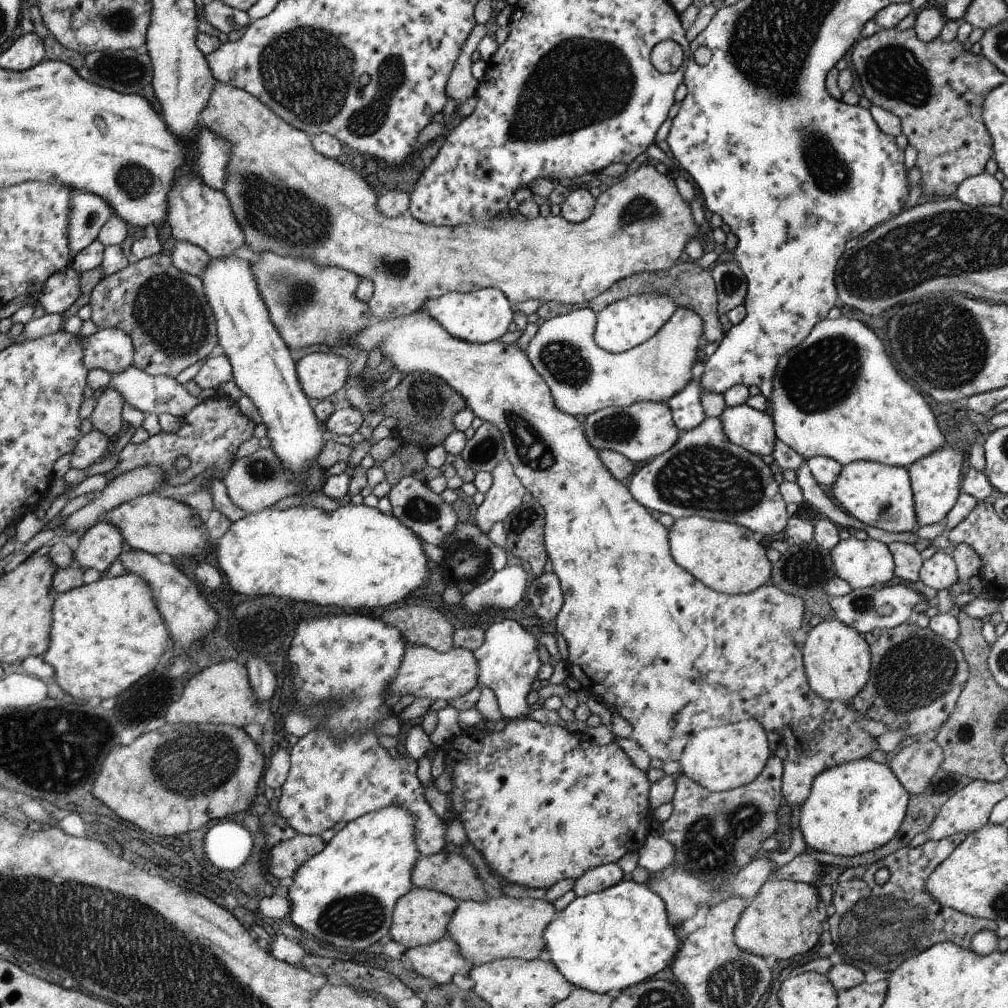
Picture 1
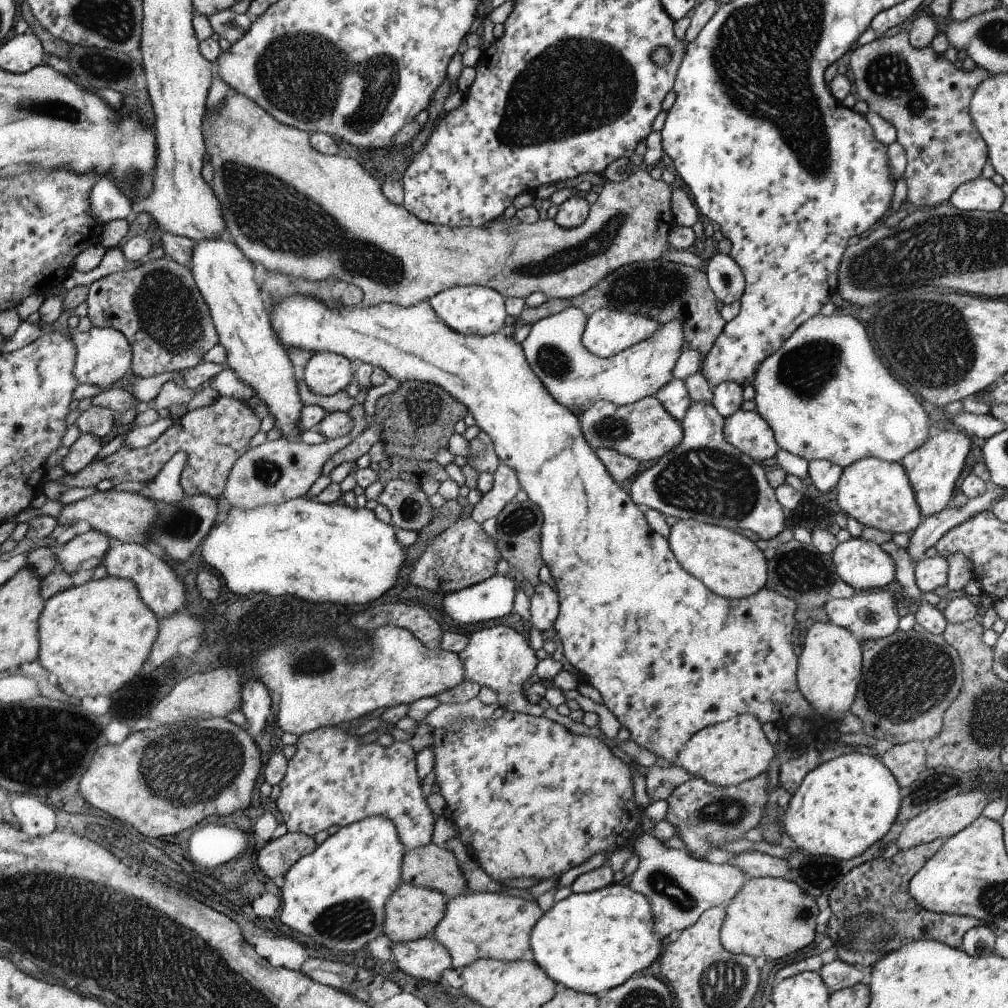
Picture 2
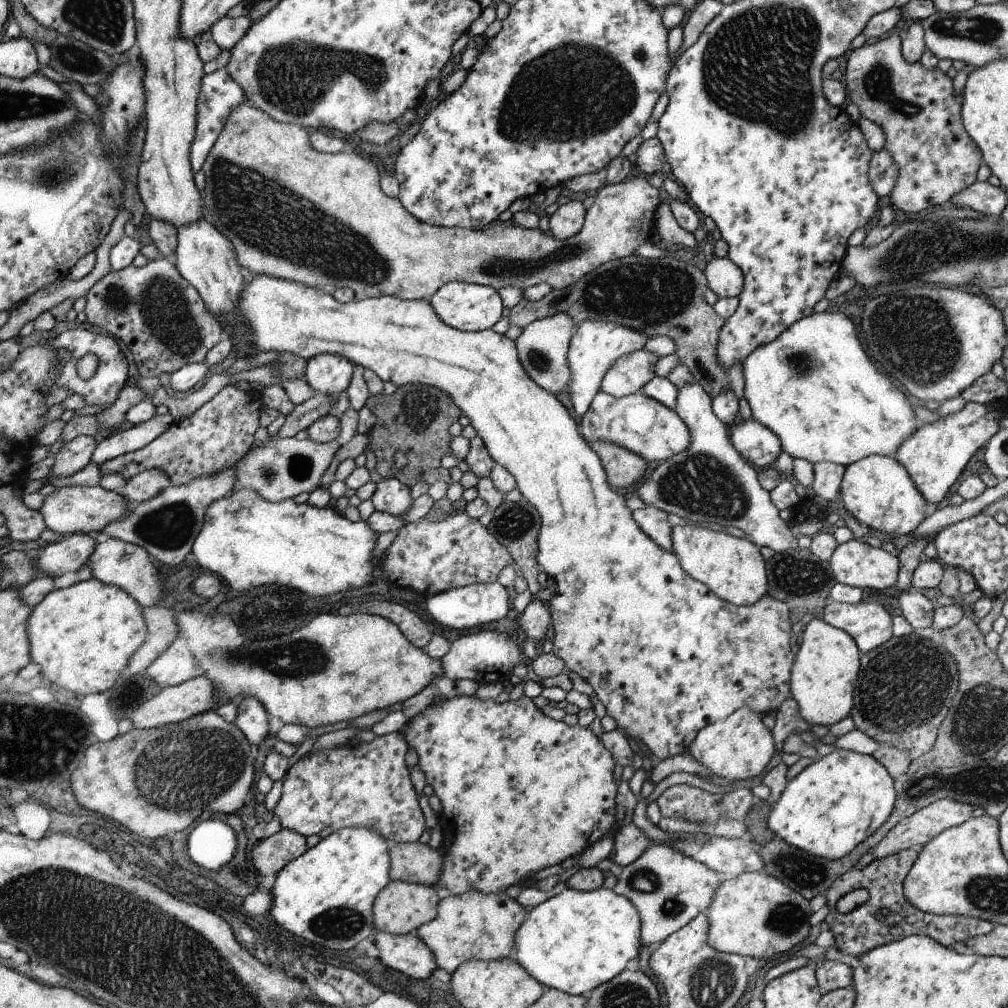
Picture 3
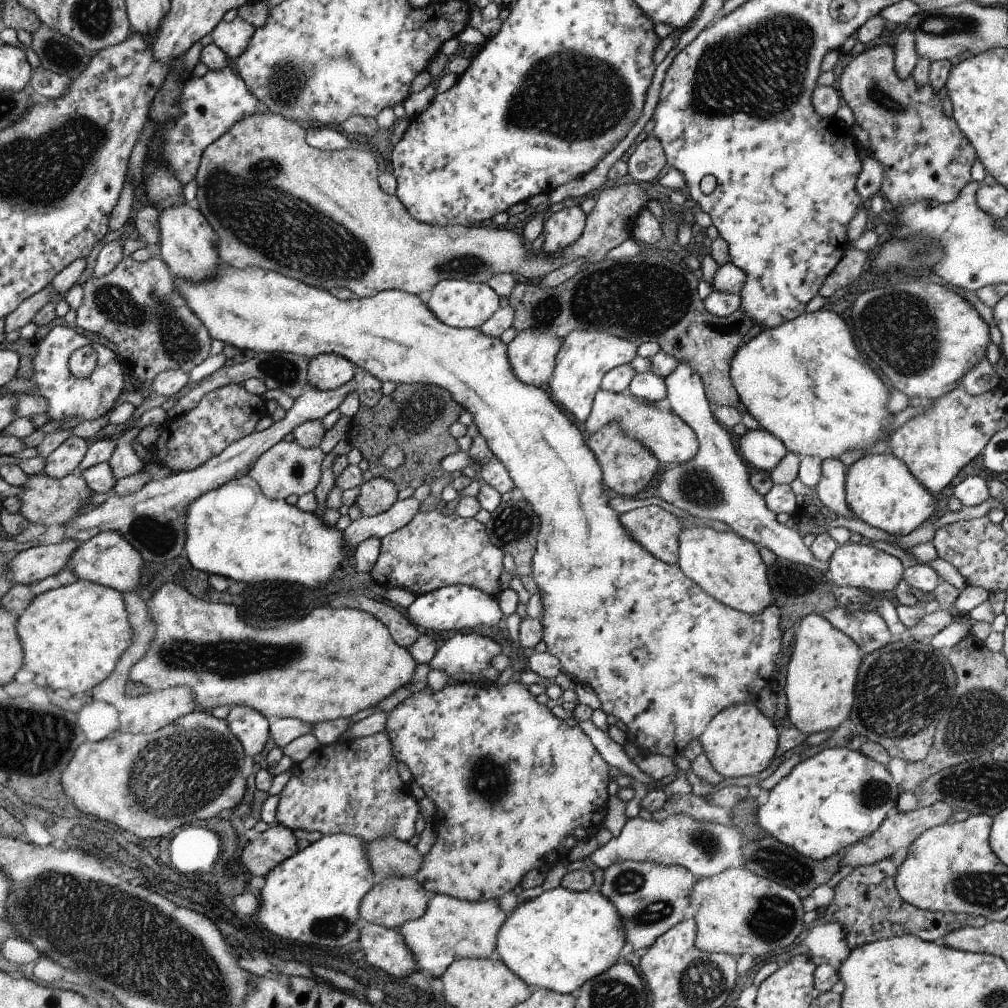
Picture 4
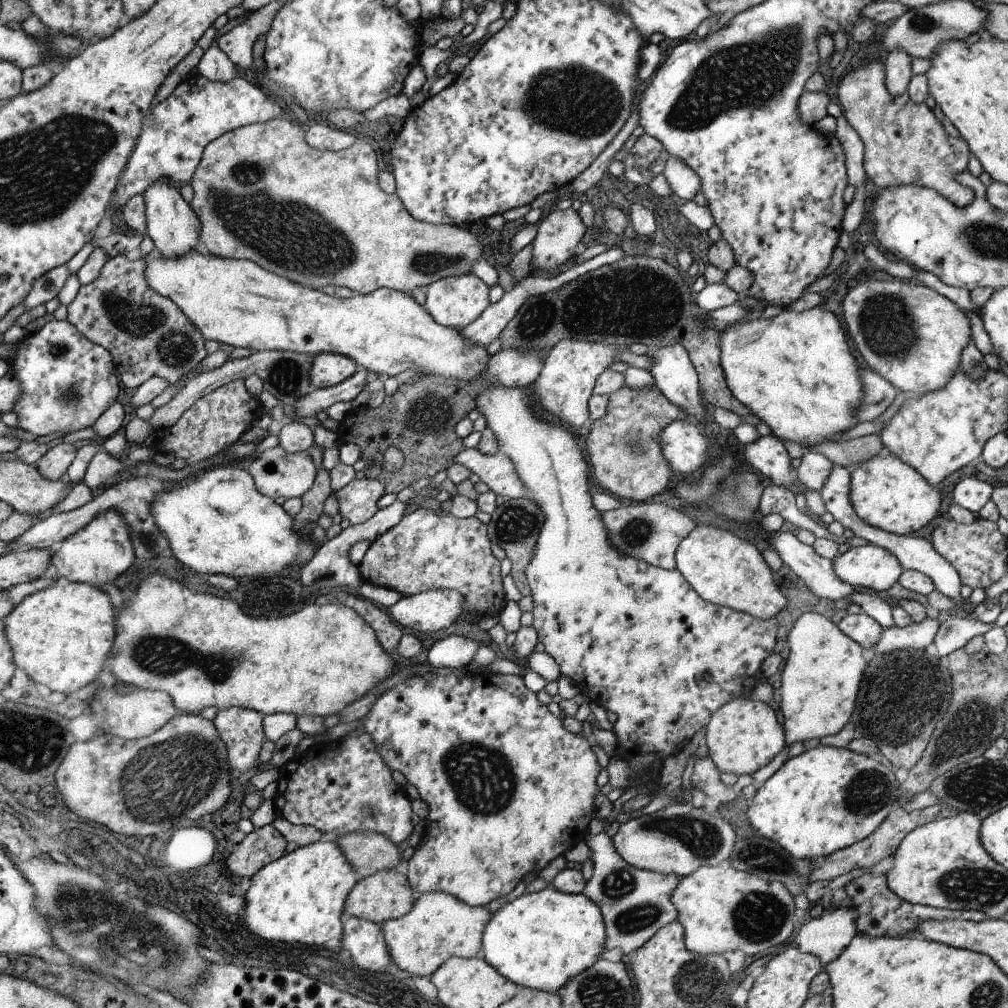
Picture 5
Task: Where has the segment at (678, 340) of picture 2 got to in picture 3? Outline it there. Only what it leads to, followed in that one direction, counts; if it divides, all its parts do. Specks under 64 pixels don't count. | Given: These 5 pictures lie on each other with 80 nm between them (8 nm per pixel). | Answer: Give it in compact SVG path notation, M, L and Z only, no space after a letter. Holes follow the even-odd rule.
M564 311L531 322L524 328L521 336L515 340L522 366L525 367L529 377L560 399L564 399L569 394L569 384L571 382L569 346L576 326L578 325L573 321L571 314ZM644 348L635 350L629 356L624 356L606 371L601 382L601 390L616 398L636 394L656 376L654 366L660 360L660 355Z

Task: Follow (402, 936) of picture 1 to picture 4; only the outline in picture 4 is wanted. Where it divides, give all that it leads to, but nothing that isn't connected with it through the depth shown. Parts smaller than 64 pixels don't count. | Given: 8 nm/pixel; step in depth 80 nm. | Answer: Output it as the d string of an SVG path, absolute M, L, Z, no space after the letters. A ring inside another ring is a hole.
M388 877L376 882L370 894L363 899L359 913L363 921L389 929L398 929L403 923L424 917L431 898L432 894L414 877Z

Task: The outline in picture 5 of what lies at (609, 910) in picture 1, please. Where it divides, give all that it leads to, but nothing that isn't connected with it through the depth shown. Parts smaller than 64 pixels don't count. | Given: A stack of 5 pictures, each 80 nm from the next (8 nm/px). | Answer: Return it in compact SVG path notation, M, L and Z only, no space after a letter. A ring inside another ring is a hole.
M548 886L537 893L524 893L493 913L483 934L480 956L520 987L558 993L565 990L580 973L584 973L598 962L600 954L606 951L606 941L605 916L598 903L584 893L565 893Z

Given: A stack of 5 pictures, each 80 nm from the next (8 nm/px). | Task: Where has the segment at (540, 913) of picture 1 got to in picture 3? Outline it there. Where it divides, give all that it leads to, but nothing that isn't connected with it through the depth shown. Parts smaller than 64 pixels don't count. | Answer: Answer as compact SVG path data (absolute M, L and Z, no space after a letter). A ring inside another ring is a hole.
M478 891L451 895L440 901L437 917L416 931L432 949L437 968L453 973L469 960L497 961L508 959L515 949L515 936L526 920L526 911L516 898L509 894L484 894Z

